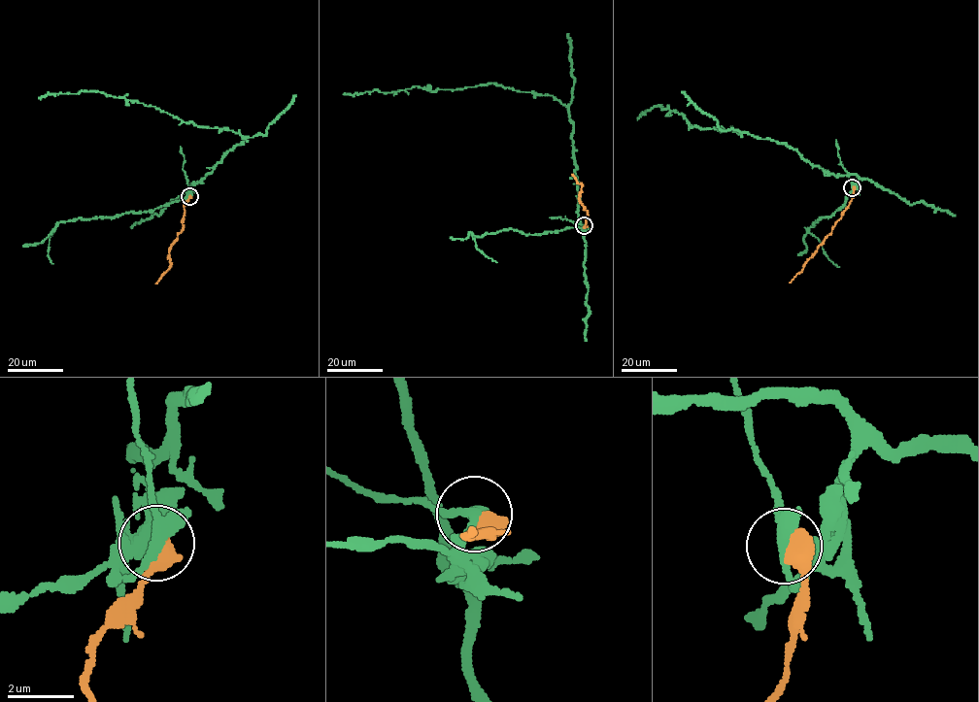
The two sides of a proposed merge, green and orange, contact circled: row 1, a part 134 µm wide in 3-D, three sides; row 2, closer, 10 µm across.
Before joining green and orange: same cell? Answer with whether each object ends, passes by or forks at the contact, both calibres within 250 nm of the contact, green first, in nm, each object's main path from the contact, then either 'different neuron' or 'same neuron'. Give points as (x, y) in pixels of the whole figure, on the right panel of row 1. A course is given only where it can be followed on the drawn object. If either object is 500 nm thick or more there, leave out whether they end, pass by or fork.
280 nm thick on the green side, 650 nm on the other; green runs (853, 187), (856, 175), (825, 175), (770, 139), (690, 127), (683, 114), (659, 105), (637, 117); orange runs (853, 187), (848, 207), (789, 283); different neuron

